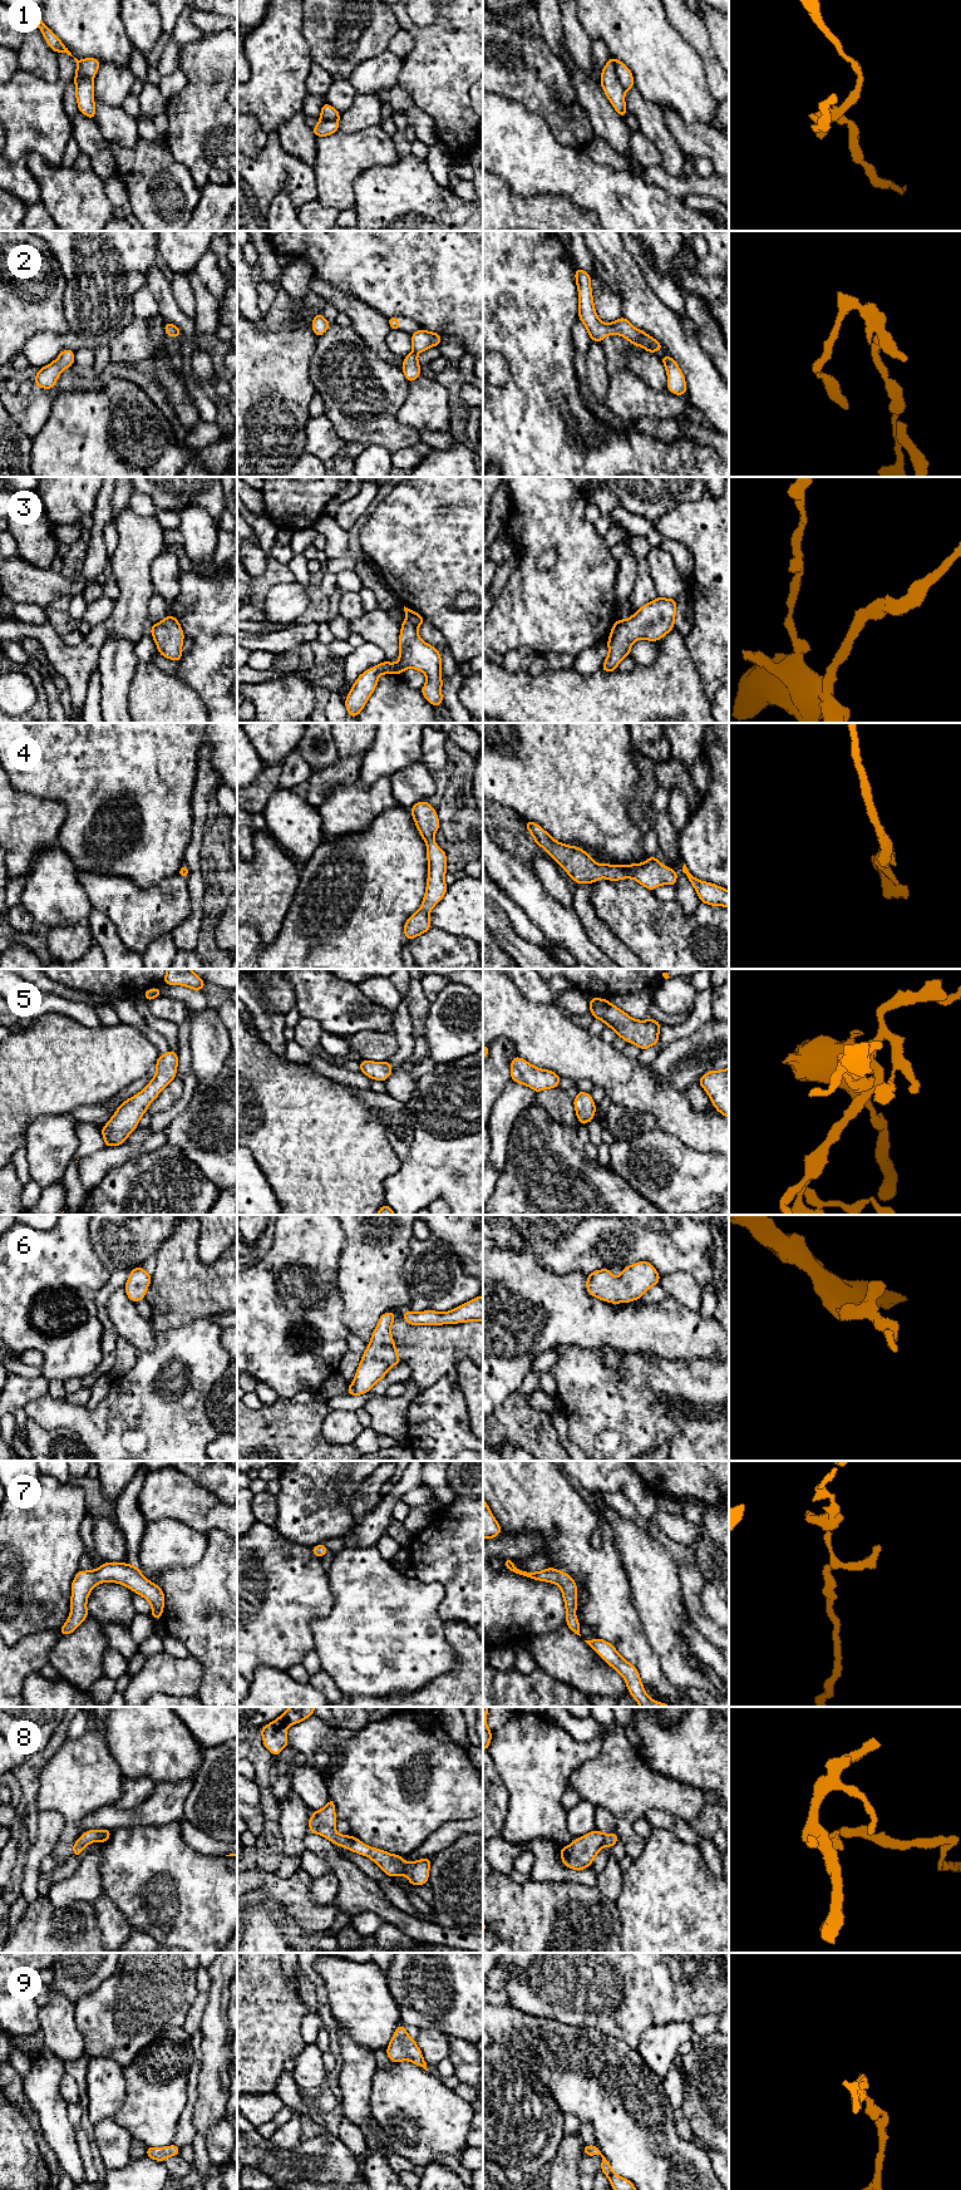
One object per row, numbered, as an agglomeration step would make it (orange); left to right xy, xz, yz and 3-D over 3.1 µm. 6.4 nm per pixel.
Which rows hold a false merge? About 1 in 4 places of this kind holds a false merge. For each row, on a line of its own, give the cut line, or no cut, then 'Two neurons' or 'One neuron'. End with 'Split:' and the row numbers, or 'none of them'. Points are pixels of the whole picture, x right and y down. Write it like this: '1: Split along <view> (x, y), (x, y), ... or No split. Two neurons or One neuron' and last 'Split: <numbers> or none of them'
1: Split along yz (614, 59), (616, 78), (625, 90). Two neurons
2: No split. One neuron
3: No split. One neuron
4: No split. One neuron
5: No split. One neuron
6: No split. One neuron
7: No split. One neuron
8: No split. One neuron
9: No split. One neuron
Split: 1

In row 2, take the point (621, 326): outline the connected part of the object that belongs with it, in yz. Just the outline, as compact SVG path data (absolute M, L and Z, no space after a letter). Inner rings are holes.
M575 269L575 276L578 289L578 319L585 324L591 340L601 343L607 334L611 336L619 334L635 346L642 346L645 351L655 354L657 350L664 349L657 340L642 330L635 329L624 316L608 324L601 321L593 306L590 274Z

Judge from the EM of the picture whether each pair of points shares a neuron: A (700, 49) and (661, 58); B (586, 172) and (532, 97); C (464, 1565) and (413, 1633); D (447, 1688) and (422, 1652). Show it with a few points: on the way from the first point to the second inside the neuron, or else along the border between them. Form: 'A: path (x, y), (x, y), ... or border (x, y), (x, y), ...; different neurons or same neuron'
A: border (675, 29), (699, 58), (705, 78); different neurons
B: border (546, 123), (557, 141), (584, 149); different neurons
C: border (418, 1579), (443, 1585), (438, 1608), (442, 1619); different neurons
D: border (457, 1653), (457, 1667), (440, 1673), (413, 1692); different neurons

